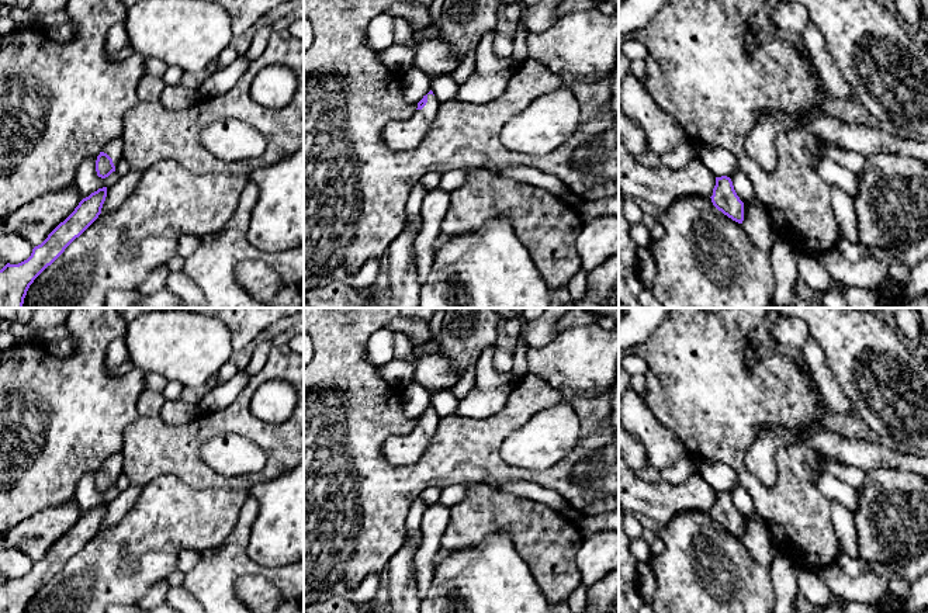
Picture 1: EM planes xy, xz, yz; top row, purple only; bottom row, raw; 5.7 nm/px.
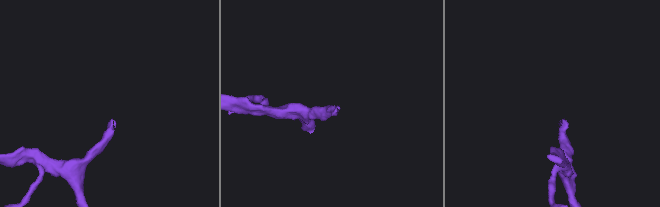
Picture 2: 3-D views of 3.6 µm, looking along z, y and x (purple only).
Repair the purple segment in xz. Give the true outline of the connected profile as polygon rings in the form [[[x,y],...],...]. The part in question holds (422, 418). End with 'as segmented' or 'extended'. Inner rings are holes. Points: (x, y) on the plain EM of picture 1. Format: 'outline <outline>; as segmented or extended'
outline [[[430,405],[418,418],[415,429],[406,436],[391,436],[382,444],[382,454],[392,465],[412,465],[420,460],[434,436],[440,418]]]; extended

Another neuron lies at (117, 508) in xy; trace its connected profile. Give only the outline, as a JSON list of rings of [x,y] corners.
[[[129,485],[115,499],[107,503],[107,512],[101,523],[101,529],[115,526],[128,512],[128,509],[136,502],[142,485]]]

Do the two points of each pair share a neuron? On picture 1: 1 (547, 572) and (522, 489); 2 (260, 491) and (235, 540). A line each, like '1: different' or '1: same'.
1: different
2: different

